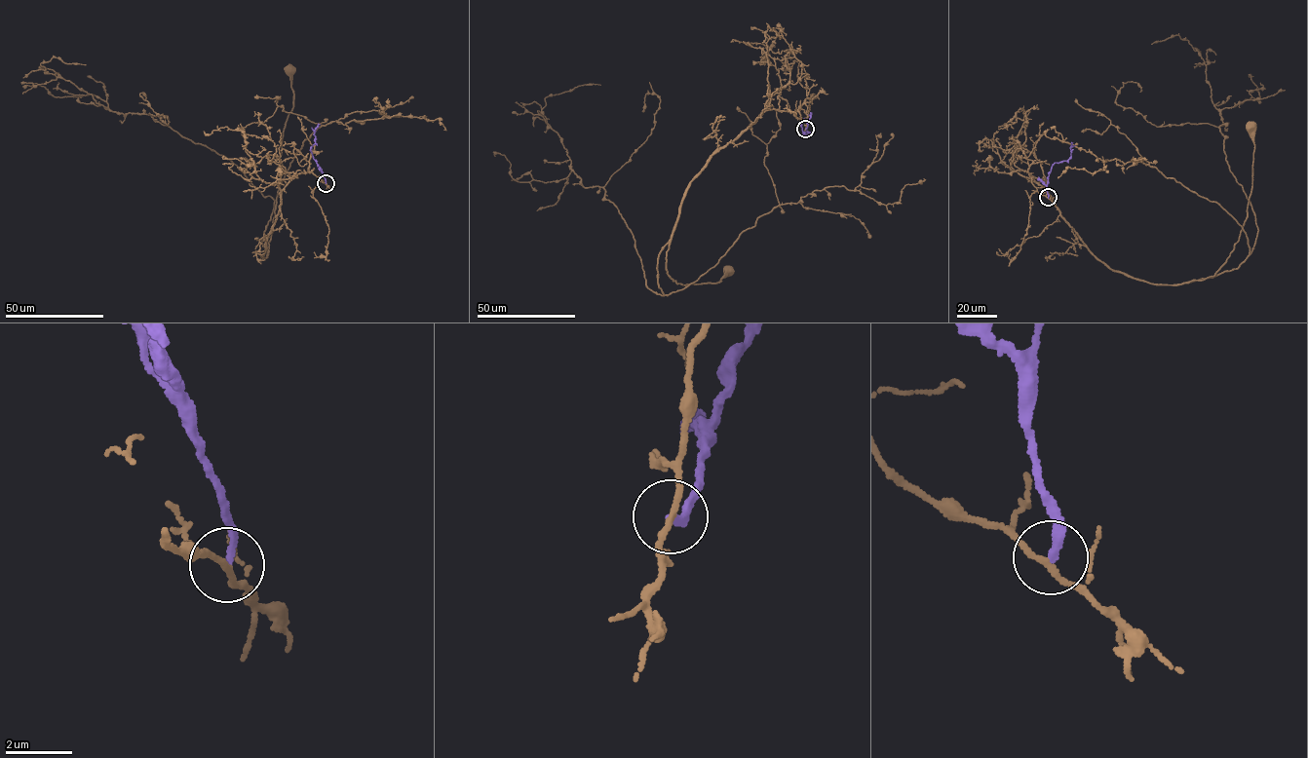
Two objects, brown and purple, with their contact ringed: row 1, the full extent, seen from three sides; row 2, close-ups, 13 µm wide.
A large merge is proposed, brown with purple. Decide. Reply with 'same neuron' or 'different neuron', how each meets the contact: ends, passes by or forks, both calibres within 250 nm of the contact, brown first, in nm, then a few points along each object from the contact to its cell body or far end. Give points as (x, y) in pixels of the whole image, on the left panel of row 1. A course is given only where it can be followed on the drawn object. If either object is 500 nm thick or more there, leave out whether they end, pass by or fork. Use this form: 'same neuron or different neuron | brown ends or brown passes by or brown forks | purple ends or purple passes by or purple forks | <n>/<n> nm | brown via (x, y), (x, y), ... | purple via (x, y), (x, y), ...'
different neuron | brown passes by | purple ends | 170/240 nm | brown via (326, 183), (308, 170), (298, 173), (287, 184), (262, 257), (268, 254), (283, 132), (292, 107), (290, 71) | purple via (326, 183), (311, 150), (315, 138), (314, 130), (320, 124)

